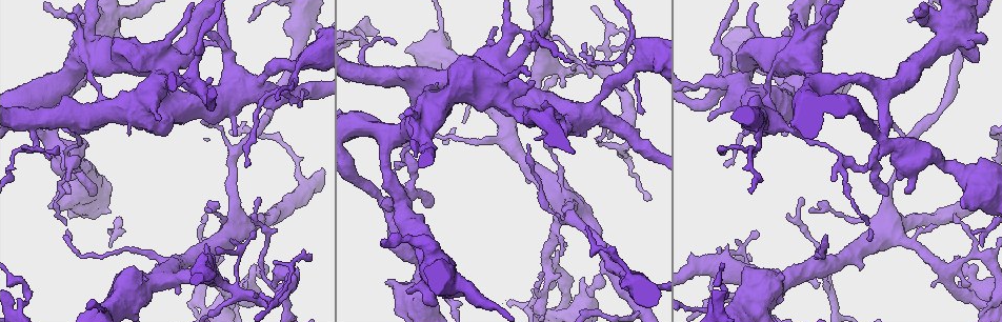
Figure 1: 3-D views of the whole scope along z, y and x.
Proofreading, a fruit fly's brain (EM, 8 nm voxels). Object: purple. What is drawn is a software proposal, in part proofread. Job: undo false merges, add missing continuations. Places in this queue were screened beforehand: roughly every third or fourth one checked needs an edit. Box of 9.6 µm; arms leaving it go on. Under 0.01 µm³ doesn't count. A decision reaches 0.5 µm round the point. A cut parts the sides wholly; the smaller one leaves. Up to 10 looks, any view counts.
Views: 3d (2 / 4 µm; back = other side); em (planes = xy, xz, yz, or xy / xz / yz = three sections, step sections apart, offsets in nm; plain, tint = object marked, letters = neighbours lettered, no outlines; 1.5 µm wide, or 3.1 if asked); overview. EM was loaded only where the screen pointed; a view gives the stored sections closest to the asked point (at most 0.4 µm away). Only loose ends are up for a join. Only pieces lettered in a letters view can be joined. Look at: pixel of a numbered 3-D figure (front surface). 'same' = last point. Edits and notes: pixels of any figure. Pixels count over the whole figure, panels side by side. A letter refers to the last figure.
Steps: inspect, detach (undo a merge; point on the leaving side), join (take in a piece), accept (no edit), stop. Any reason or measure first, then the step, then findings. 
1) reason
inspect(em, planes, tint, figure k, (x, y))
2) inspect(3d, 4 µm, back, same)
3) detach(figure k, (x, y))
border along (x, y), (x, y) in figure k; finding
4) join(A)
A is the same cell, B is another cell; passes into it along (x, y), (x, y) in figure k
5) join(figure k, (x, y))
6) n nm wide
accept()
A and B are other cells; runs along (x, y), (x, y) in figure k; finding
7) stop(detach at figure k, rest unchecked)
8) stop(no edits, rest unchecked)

an open end
inspect(3d, 2 µm, back, figure 1, (573, 100))

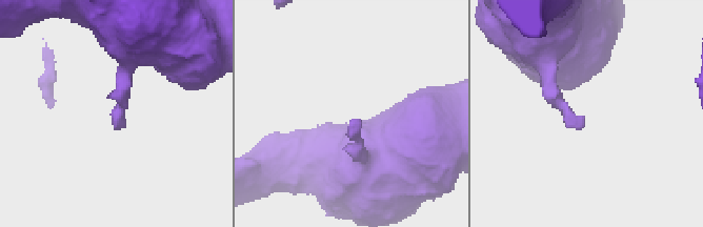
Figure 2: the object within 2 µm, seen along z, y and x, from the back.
inspect(em, xz, step 4, tint, figure 2, (124, 117))

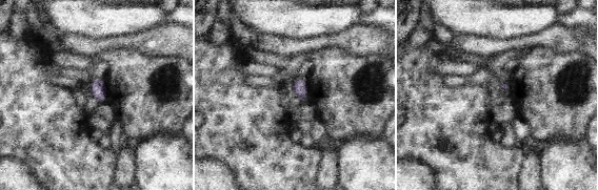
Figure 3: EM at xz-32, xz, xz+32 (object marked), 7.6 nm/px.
another direction
inspect(em, planes, letters, same)

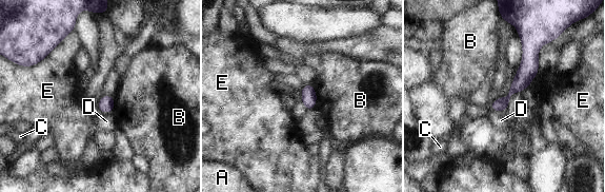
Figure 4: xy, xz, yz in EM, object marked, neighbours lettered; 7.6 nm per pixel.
accept()
A, B, C, D and E are other cells; runs along (526, 39), (528, 69), (497, 108) in figure 4; no lettered piece goes on from it

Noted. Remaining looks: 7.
thick end
inspect(3d, 4 µm, figure 1, (901, 178))

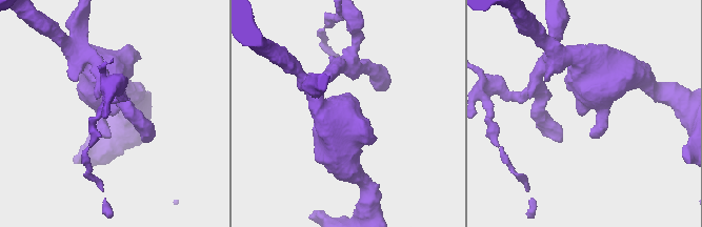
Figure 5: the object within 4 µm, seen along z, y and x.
need the tissue
inspect(em, planes, plain, figure 5, (115, 111))

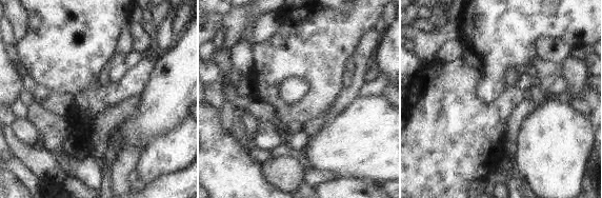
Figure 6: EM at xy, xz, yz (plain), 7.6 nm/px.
what lies round it
inspect(em, planes, letters, same)

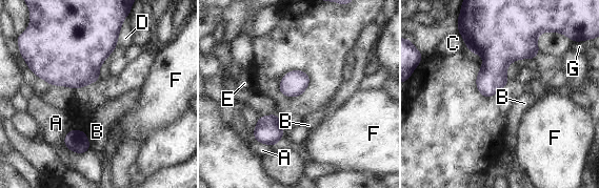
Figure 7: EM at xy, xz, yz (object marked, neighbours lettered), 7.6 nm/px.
D touches over 150 nm
accept()
A, B, C, D, E, F and G are other cells; border along (84, 131), (90, 148) in figure 7; no lettered piece goes on from it

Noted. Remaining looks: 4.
sudden change in width
inspect(3d, 4 µm, figure 1, (963, 48))

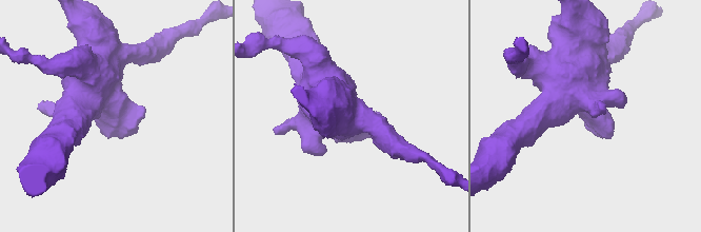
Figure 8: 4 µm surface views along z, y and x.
shape alone is not enough
inspect(em, 3.1 µm, xy, step 16, tint, figure 8, (122, 111))

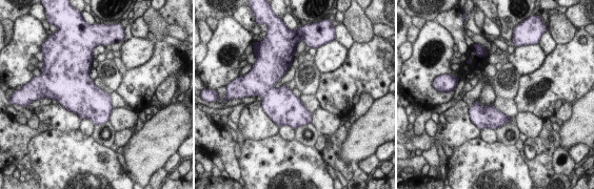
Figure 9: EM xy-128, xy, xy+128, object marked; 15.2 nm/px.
cut it another way
inspect(em, 3.1 µm, yz, step 16, letters, same)

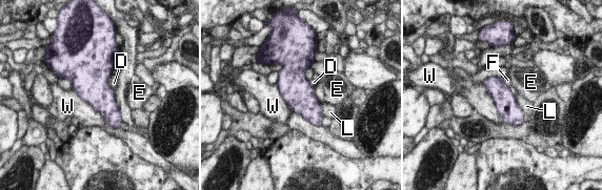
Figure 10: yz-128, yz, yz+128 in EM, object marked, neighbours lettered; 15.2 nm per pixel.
accept()
D, E, F, L and W are other cells; all the same neuron

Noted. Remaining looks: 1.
stop(no edits, rest unchecked)

